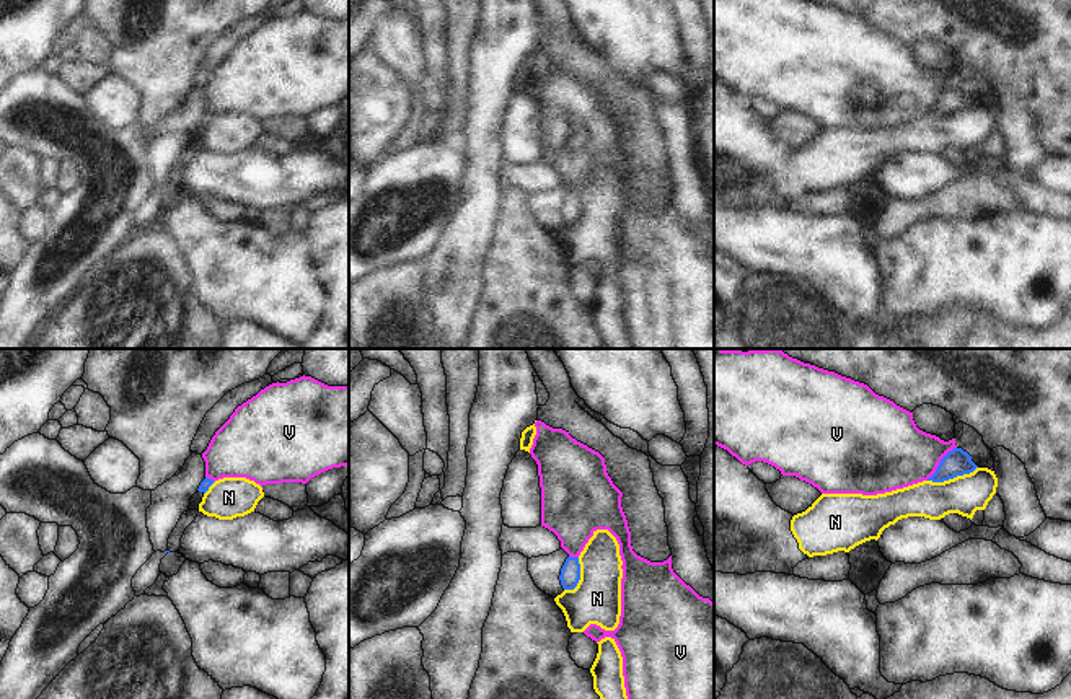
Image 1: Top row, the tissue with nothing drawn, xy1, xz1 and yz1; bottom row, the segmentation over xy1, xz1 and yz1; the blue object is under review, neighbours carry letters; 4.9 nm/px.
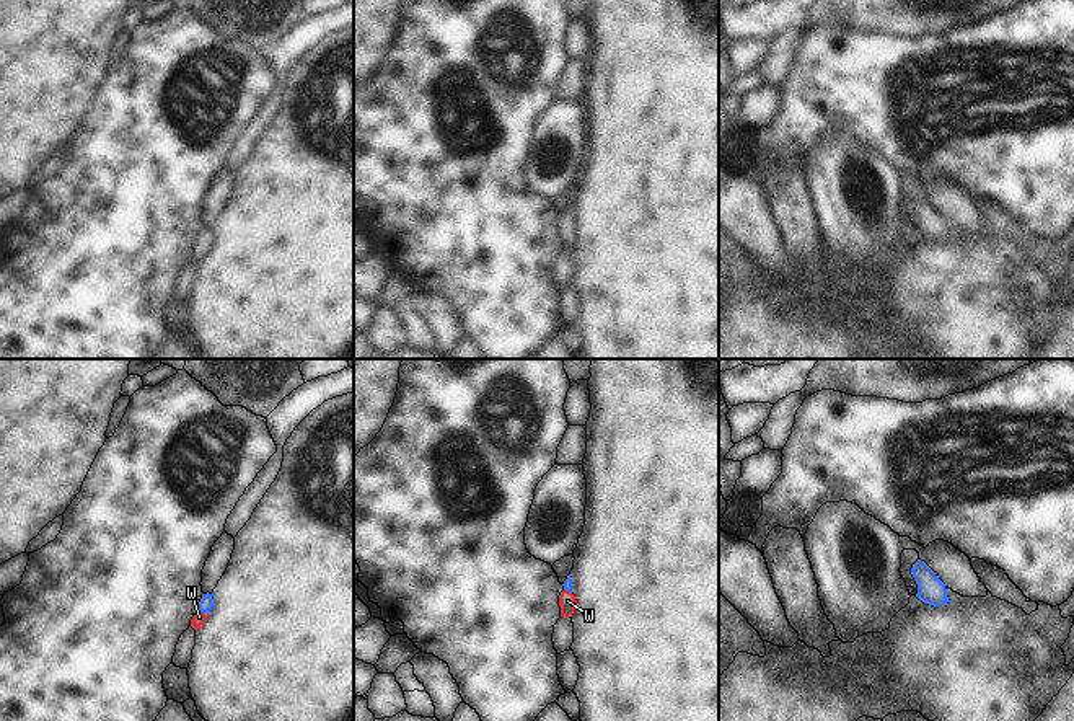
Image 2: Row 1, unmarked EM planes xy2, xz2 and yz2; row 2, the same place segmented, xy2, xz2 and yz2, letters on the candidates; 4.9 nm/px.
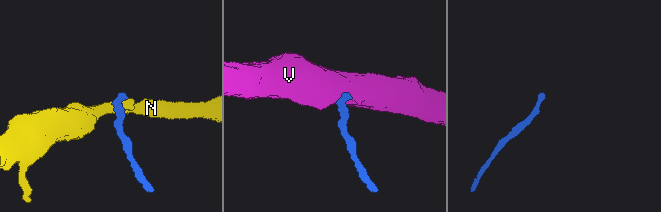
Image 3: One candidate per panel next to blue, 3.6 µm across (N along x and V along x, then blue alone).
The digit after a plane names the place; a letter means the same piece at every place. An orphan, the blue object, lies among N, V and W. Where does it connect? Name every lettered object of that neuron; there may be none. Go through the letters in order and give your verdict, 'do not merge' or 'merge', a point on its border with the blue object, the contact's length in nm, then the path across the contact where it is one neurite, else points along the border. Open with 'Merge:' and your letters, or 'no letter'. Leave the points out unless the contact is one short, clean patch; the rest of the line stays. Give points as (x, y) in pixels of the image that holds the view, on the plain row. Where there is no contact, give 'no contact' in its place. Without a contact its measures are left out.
Merge: W
N: do not merge; contact yz1 (952, 113); length 260 nm; border yz1 (977, 101), (969, 108), (943, 116), (928, 116)
V: do not merge; contact yz1 (939, 98); length 220 nm; border yz1 (956, 82), (926, 114)
W: merge; contact xy2 (202, 245); length 40 nm; way xy2 (206, 237), (202, 245), (199, 252)

